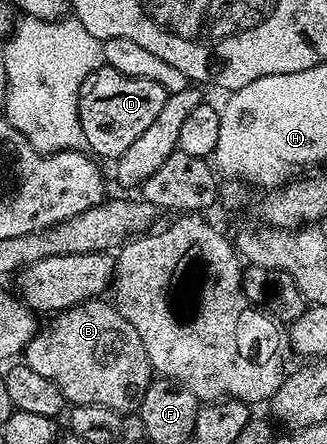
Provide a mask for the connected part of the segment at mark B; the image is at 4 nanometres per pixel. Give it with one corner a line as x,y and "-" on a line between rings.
101,297
90,298
86,302
78,303
70,306
66,310
57,311
49,320
50,323
43,325
34,338
27,344
24,351
24,364
28,368
32,368
32,372
40,372
40,376
52,380
56,384
56,388
60,388
63,399
67,403
79,406
80,404
104,404
104,408
112,408
119,412
130,412
141,403
144,392
148,389
152,381
152,367
148,360
148,352
144,348
144,344
140,340
140,336
136,332
136,328
132,328
132,324
128,324
128,320
124,320
124,316
120,316
117,306
109,301
102,302

